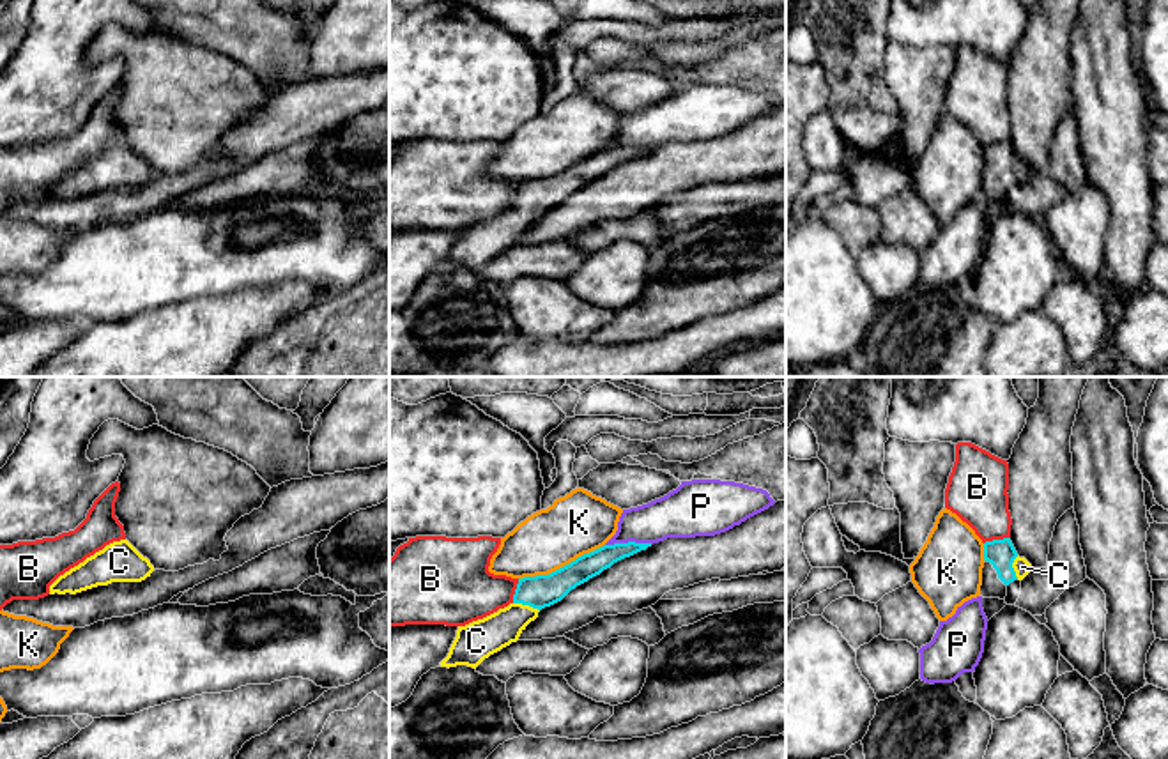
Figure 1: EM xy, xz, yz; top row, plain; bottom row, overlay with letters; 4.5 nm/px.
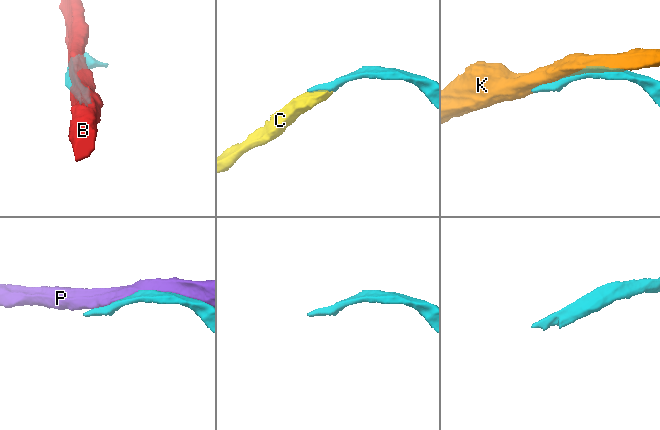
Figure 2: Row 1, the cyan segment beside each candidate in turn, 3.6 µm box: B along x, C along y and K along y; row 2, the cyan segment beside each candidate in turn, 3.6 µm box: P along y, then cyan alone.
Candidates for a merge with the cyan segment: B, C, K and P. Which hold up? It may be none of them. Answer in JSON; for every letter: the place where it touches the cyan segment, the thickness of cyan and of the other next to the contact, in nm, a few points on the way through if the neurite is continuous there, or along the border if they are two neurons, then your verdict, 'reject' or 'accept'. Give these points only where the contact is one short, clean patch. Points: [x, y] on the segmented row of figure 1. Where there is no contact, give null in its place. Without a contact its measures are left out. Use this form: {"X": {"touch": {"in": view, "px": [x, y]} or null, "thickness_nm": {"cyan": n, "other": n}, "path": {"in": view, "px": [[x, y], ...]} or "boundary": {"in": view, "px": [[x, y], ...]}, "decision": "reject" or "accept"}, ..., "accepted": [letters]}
{"B": {"touch": {"in": "yz", "px": [997, 540]}, "thickness_nm": {"cyan": 130, "other": 280}, "decision": "reject"}, "C": {"touch": {"in": "xz", "px": [526, 604]}, "thickness_nm": {"cyan": 150, "other": 170}, "path": {"in": "xz", "px": [[540, 591], [526, 604], [501, 628], [484, 637]]}, "decision": "accept"}, "K": {"touch": {"in": "xz", "px": [563, 567]}, "thickness_nm": {"cyan": 150, "other": 280}, "decision": "reject"}, "P": {"touch": {"in": "xz", "px": [629, 542]}, "thickness_nm": {"cyan": 120, "other": 200}, "decision": "reject"}, "accepted": ["C"]}

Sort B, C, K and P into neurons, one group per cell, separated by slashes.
B / C / K / P

